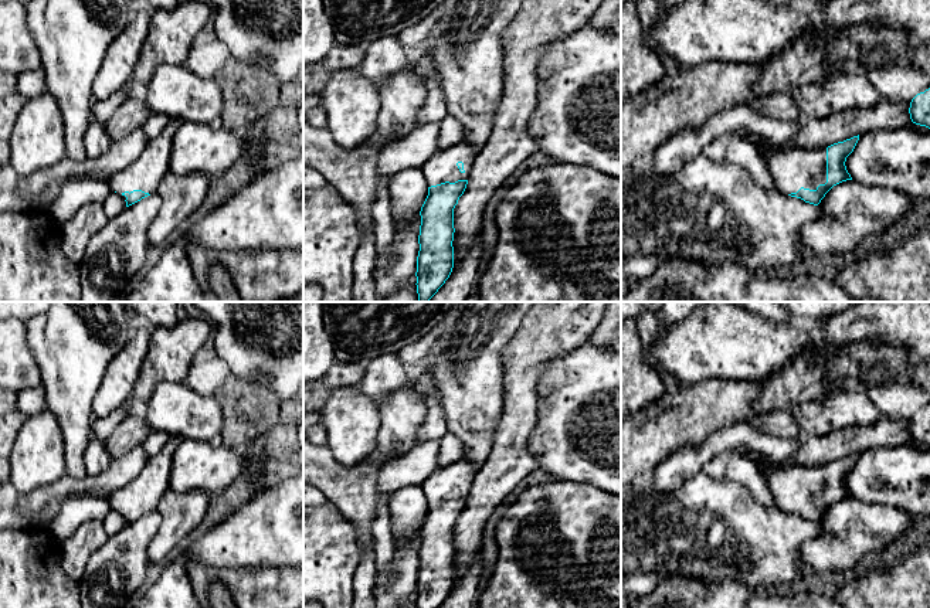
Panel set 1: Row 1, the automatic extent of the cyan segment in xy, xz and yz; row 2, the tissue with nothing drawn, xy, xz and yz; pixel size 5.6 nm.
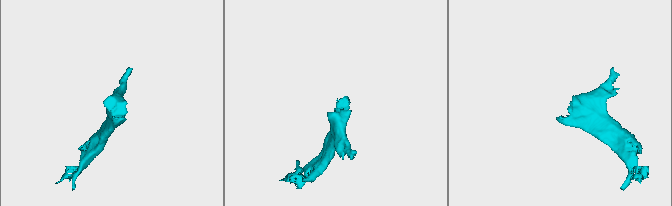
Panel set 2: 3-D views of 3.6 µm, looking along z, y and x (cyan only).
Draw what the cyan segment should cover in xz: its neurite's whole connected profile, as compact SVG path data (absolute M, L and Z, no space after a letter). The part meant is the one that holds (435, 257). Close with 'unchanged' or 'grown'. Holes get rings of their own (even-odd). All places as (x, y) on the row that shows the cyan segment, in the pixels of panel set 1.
M461 140L422 164L428 196L421 207L417 257L418 302L430 302L454 268L454 208L464 194L478 152Z; grown

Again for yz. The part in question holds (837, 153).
M744 130L733 136L743 137L757 147L775 188L785 196L818 206L834 186L852 180L845 162L859 135L818 149L788 147L785 143L773 147L767 140Z; grown

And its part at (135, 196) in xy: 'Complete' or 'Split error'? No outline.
Split error

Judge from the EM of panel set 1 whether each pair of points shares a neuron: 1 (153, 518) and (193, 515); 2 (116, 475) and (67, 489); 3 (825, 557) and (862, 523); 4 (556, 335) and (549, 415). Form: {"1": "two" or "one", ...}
{"1": "two", "2": "one", "3": "one", "4": "two"}

